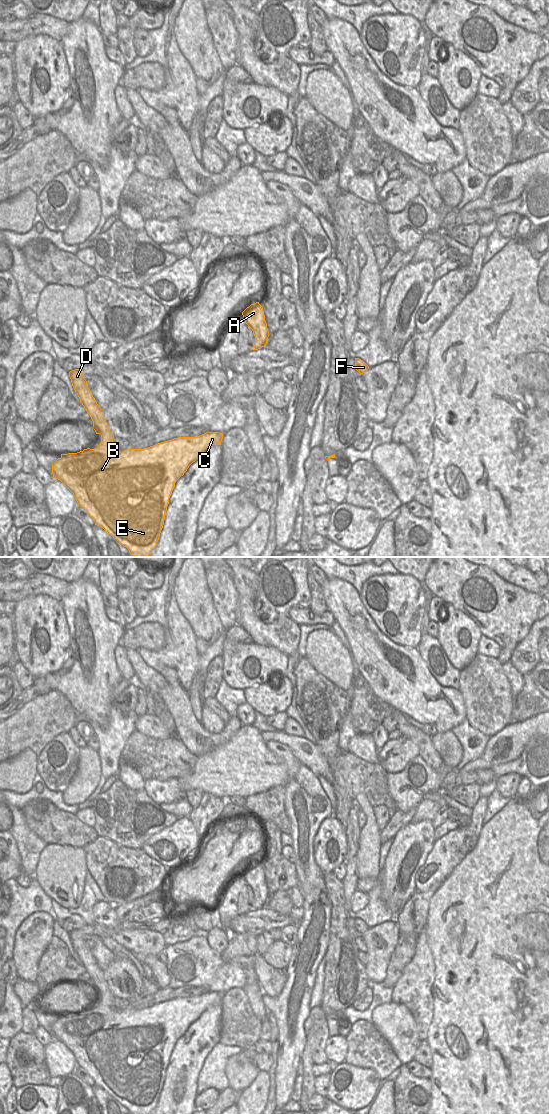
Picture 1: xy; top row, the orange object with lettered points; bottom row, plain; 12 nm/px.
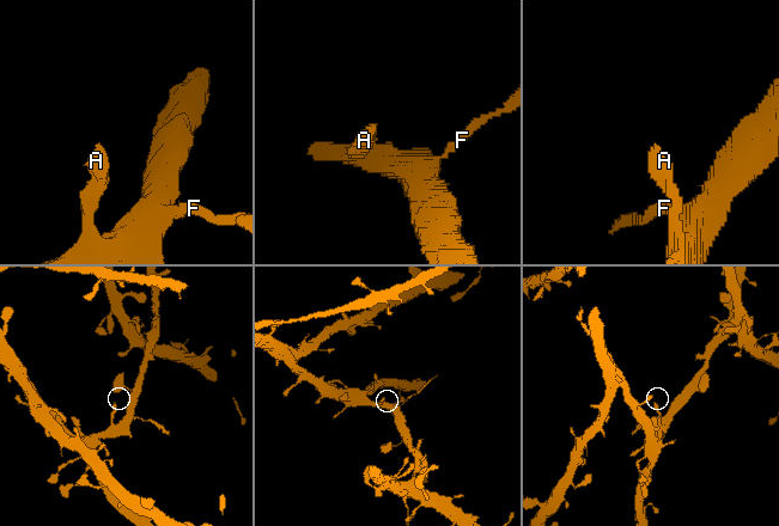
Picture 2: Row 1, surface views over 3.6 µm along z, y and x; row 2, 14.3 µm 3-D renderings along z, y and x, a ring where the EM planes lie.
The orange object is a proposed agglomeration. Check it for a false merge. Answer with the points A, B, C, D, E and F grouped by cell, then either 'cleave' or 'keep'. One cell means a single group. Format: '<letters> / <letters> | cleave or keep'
A B C D E / F | cleave

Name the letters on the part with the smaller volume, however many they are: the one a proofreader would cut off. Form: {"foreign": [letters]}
{"foreign": ["F"]}

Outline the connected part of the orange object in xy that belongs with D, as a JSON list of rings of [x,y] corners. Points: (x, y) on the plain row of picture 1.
[[[75,929],[69,932],[69,937],[80,962],[93,981],[92,988],[101,995],[101,1002],[94,1009],[61,1014],[52,1025],[53,1037],[73,1053],[78,1065],[93,1078],[95,1085],[119,1101],[130,1114],[151,1114],[159,1100],[176,1041],[205,1009],[221,1005],[223,994],[208,991],[197,997],[178,997],[144,1009],[118,1012],[111,1008],[114,995],[104,978],[104,970],[87,946],[84,933]]]

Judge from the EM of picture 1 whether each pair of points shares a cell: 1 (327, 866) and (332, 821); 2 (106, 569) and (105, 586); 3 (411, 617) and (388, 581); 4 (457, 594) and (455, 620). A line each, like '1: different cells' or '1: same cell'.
1: same cell
2: same cell
3: same cell
4: different cells

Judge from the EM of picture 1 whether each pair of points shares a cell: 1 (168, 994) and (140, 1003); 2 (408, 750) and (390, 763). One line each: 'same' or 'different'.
1: same
2: same

